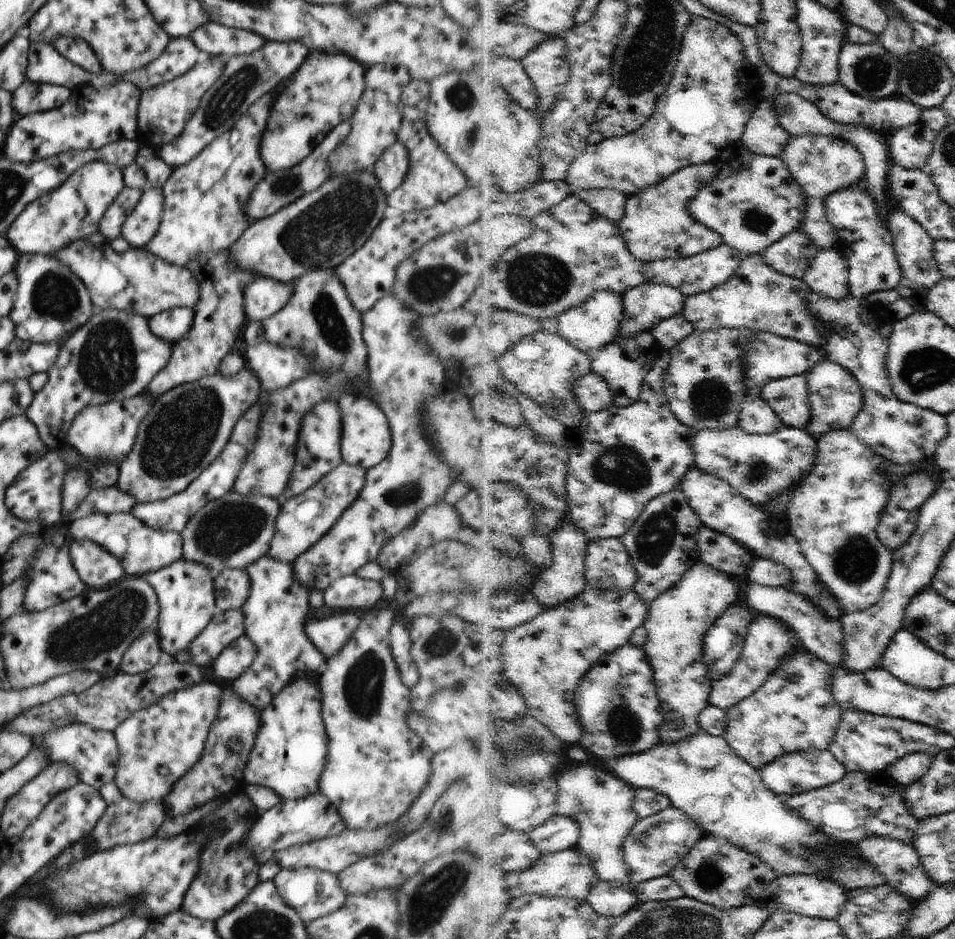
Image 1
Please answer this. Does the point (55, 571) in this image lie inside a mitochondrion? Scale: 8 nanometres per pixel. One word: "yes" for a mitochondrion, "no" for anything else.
no

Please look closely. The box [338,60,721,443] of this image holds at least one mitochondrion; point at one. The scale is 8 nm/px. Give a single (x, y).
(538, 280)

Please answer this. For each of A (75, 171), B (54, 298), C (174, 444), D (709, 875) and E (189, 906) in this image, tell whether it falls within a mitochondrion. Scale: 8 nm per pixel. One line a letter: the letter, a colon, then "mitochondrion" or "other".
A: other
B: mitochondrion
C: mitochondrion
D: mitochondrion
E: other

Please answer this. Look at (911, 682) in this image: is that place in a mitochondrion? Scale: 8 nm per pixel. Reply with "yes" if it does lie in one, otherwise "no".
no

